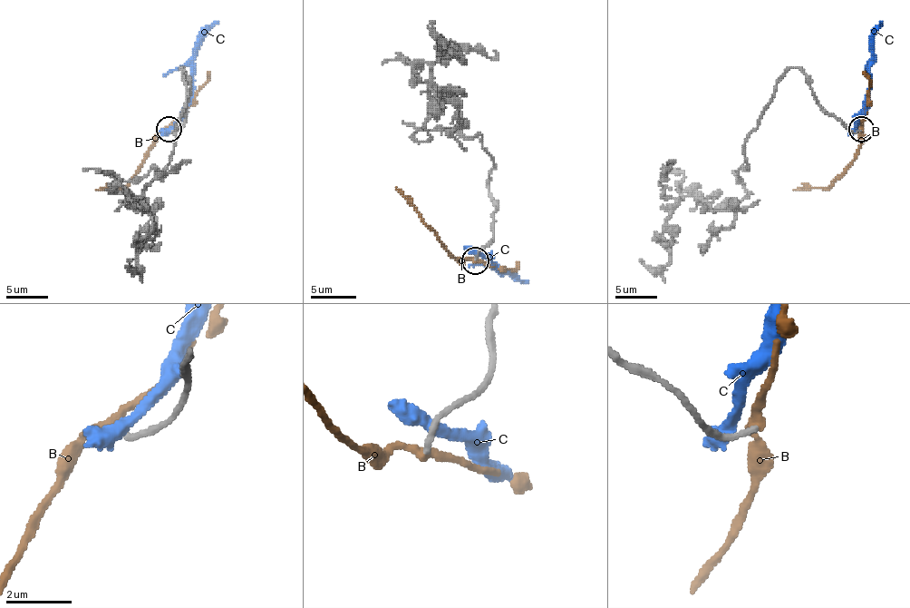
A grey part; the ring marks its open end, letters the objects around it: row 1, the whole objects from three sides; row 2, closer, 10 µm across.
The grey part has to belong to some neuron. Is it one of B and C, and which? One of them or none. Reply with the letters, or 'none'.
B

